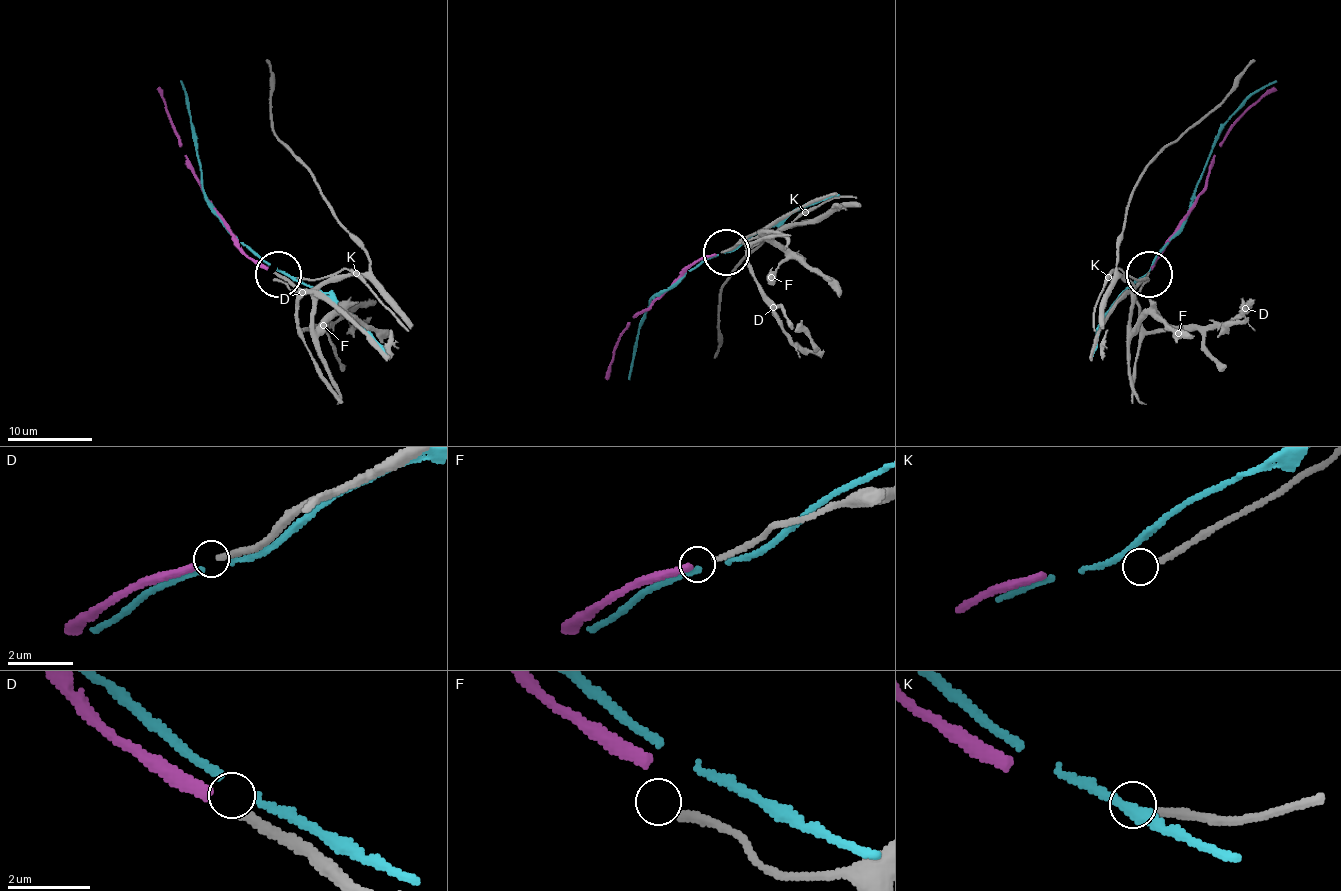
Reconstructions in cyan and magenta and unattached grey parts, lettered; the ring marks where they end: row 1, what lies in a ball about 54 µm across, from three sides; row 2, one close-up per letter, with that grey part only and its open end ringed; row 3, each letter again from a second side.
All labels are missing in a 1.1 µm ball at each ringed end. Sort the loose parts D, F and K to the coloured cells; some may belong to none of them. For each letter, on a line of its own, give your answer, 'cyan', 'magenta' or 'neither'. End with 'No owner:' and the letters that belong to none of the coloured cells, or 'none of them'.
D: magenta
F: neither
K: neither
No owner: F, K

